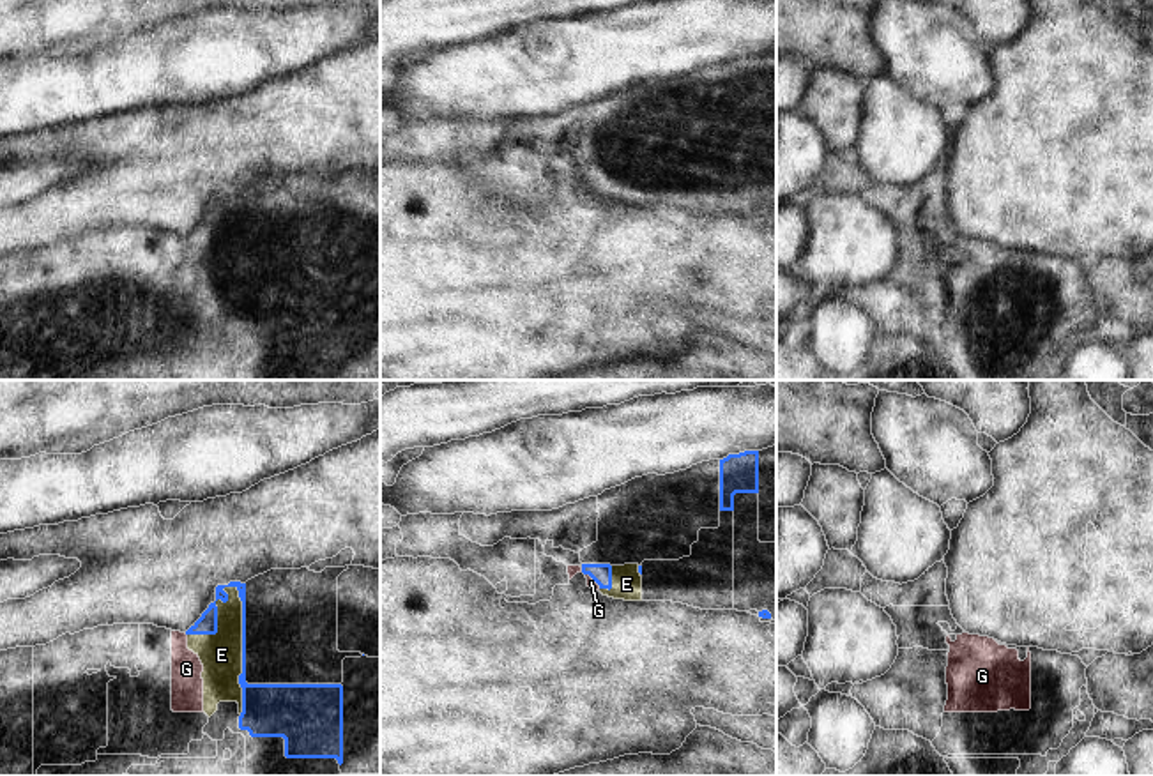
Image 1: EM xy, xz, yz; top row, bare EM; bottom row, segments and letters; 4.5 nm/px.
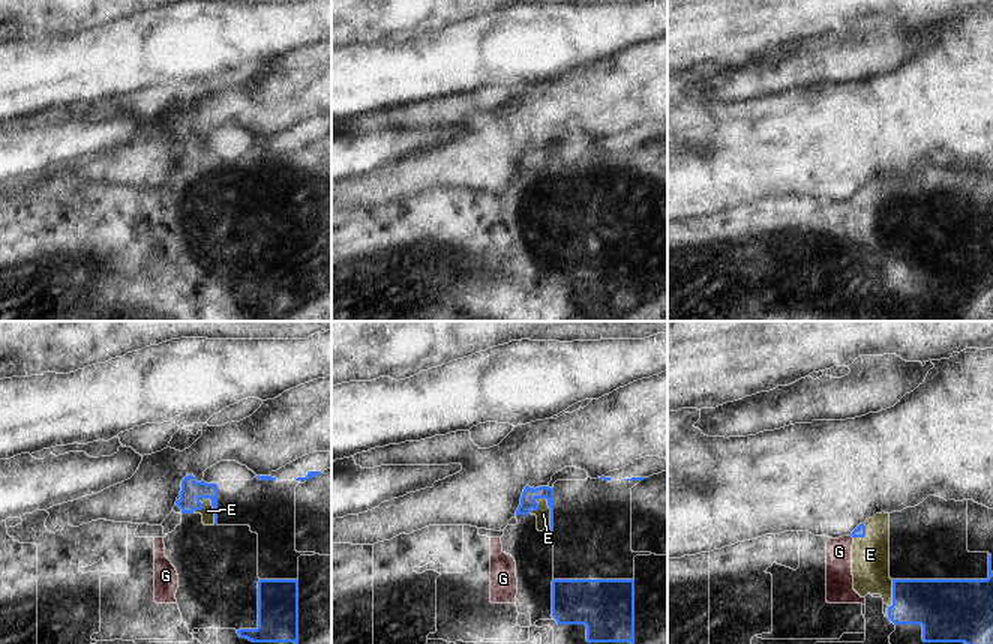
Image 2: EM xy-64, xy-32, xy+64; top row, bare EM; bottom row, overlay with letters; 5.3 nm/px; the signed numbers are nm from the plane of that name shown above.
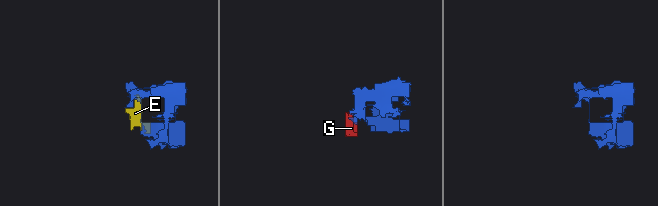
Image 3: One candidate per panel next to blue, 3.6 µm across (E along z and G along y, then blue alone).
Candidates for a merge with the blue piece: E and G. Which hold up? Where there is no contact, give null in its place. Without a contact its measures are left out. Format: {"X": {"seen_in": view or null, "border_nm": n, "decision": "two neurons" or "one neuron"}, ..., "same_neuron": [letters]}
{"E": {"seen_in": "xy", "border_nm": 600, "decision": "two neurons"}, "G": {"seen_in": "xz", "border_nm": 100, "decision": "two neurons"}, "same_neuron": []}

